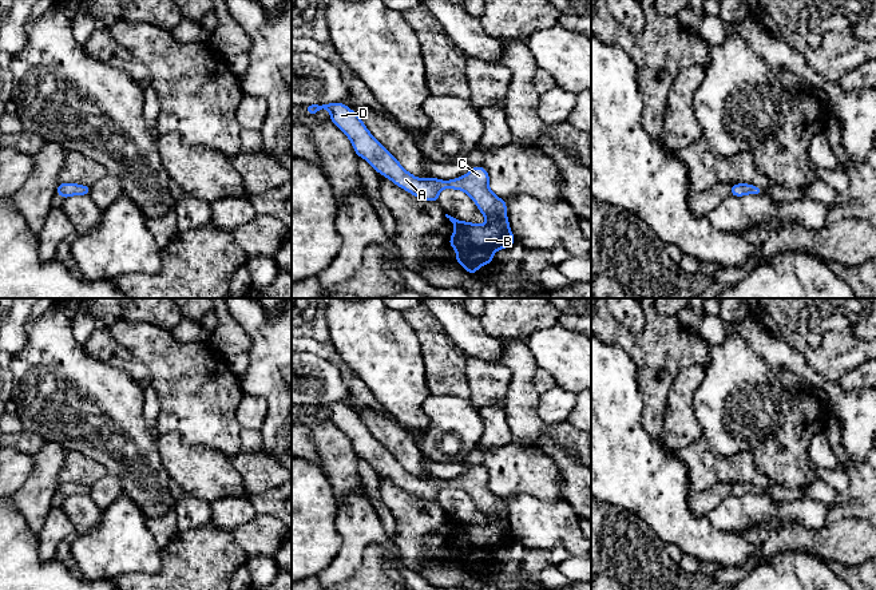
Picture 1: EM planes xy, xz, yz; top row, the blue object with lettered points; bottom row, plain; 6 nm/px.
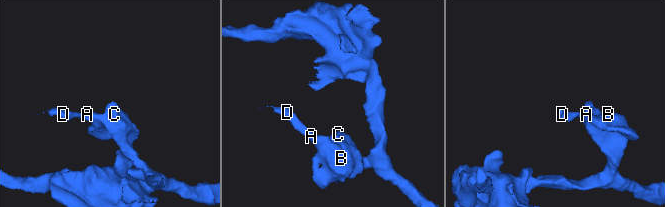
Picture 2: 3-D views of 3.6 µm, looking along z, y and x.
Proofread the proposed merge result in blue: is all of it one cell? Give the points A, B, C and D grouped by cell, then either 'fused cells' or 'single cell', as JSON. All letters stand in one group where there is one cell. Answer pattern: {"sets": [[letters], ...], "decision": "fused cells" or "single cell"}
{"sets": [["A", "B", "C", "D"]], "decision": "single cell"}

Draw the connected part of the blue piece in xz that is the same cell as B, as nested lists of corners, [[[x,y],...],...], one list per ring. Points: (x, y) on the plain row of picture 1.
[[[345,403],[305,404],[304,407],[313,416],[318,409],[328,409],[329,420],[349,437],[357,456],[368,460],[378,474],[412,495],[439,502],[439,492],[443,488],[453,488],[464,491],[475,502],[487,519],[485,524],[459,520],[445,514],[455,526],[447,543],[457,553],[455,561],[469,574],[475,575],[483,565],[492,563],[496,550],[516,542],[508,523],[507,503],[489,490],[489,474],[483,466],[475,466],[456,479],[443,480],[433,476],[421,479],[407,471],[370,433],[360,415]]]

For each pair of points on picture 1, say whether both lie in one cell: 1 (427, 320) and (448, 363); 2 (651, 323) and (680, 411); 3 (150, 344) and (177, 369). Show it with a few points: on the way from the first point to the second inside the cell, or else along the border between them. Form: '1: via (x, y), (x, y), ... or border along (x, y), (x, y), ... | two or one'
1: via (429, 331), (439, 352) | one
2: border along (693, 364), (676, 375), (664, 418) | two
3: via (157, 349), (170, 363) | one

